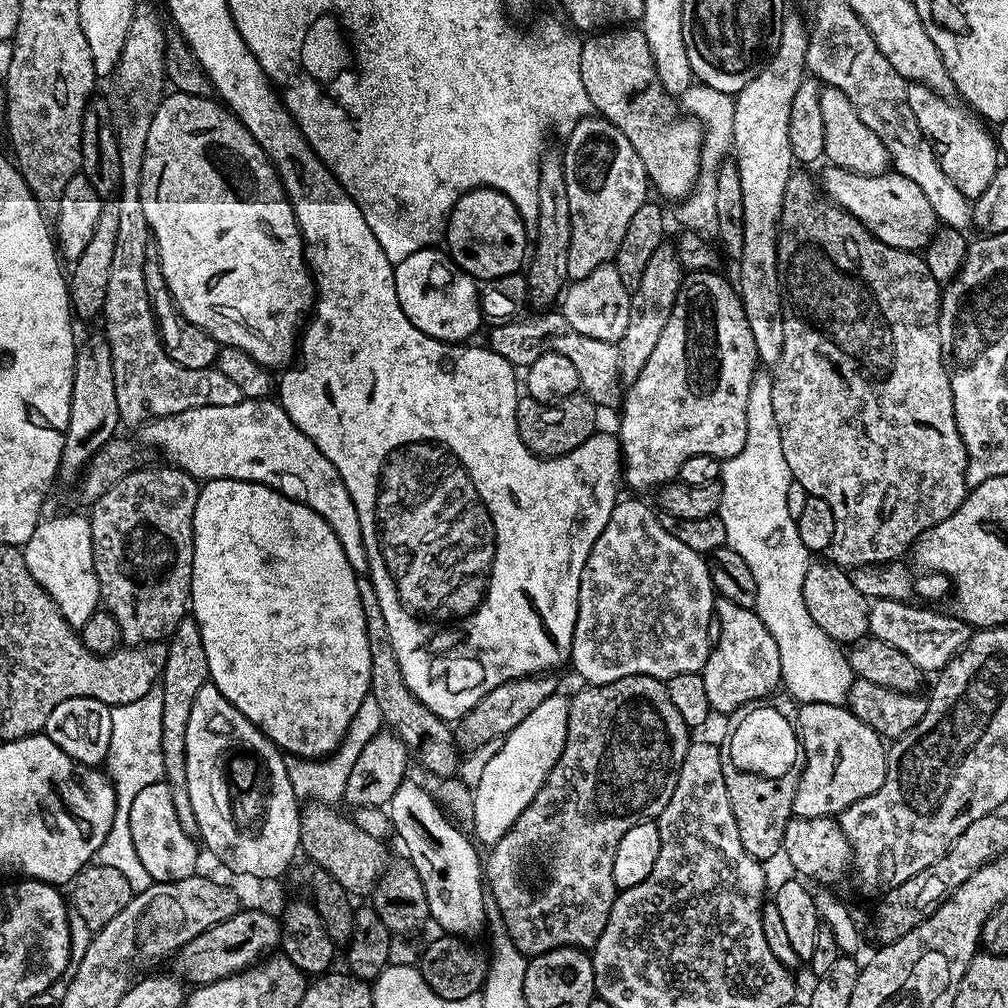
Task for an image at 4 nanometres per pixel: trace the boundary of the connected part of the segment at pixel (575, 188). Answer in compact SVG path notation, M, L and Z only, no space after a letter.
M592 114L567 133L562 151L566 194L570 198L570 250L566 258L569 281L594 274L603 264L615 261L630 218L649 199L650 183L638 151L621 128Z

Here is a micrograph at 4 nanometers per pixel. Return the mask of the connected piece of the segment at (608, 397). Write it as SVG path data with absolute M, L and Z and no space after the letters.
M548 310L543 314L536 315L540 316L532 316L529 320L517 318L493 327L496 329L489 334L488 340L486 340L487 347L500 354L502 358L506 358L513 366L533 364L539 356L547 352L550 354L562 354L562 358L567 358L574 366L574 370L578 370L578 382L580 383L580 392L583 395L587 396L597 406L614 403L616 400L616 384L618 385L620 380L620 363L618 362L616 344L602 342L598 338L589 338L586 334L578 334L578 330L574 330L574 326L570 326L570 322L566 322L563 311Z

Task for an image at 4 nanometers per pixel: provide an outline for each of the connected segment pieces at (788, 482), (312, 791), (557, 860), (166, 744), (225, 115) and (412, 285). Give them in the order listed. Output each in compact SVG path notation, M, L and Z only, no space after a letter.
M757 371L750 386L750 398L746 398L746 446L742 446L738 454L720 465L718 482L722 486L722 502L718 515L722 526L726 526L727 547L734 549L745 560L746 566L750 566L750 574L754 574L754 582L758 582L754 611L762 618L766 630L770 630L774 642L778 642L783 691L788 691L785 693L800 704L826 702L843 705L854 679L852 668L848 665L845 651L829 638L826 630L822 630L814 618L810 618L810 610L806 610L806 598L802 598L810 553L798 534L794 508L788 505L788 491L794 488L794 481L786 466L786 454L782 454L782 438L778 434L778 421L774 418L772 376L764 372L767 371Z
M371 694L364 696L358 713L351 720L351 726L344 735L343 742L336 751L328 757L313 760L305 757L298 757L286 754L286 772L289 775L290 784L292 785L297 799L308 802L326 803L335 805L339 803L345 794L347 779L354 770L354 765L358 762L358 757L362 754L362 749L383 729L384 723L381 718L381 711L378 702L375 701Z
M627 676L626 678L618 678L618 682L610 682L609 684L589 684L581 687L581 692L574 695L568 701L568 741L562 750L562 754L558 758L558 762L550 770L550 774L546 778L546 782L538 790L538 794L534 798L534 802L530 802L530 806L526 806L526 810L522 810L522 814L518 814L518 818L514 822L514 826L510 826L510 830L506 830L506 834L502 834L502 838L498 838L498 842L491 845L489 856L486 856L486 888L490 893L490 900L496 903L496 908L500 911L500 916L504 919L503 931L514 942L514 946L522 955L526 957L541 956L544 952L549 952L555 948L583 948L591 950L596 947L598 938L602 934L602 930L606 930L606 922L610 918L610 910L613 902L616 901L618 889L614 882L614 854L618 850L618 842L622 842L622 834L626 834L626 830L630 830L630 826L634 826L640 820L656 820L660 812L670 802L670 798L674 794L674 786L678 782L678 774L682 762L686 758L686 750L690 743L690 730L686 726L686 722L682 722L682 718L678 715L678 709L674 707L674 702L670 702L670 694L668 693L668 685L665 681L656 680L653 676Z
M185 618L178 622L178 626L168 637L168 653L166 654L166 666L164 673L160 675L158 685L162 690L163 709L162 709L162 757L165 759L164 777L168 788L174 798L174 810L178 810L178 822L182 822L182 830L189 834L197 831L196 819L194 818L194 809L190 807L190 794L186 790L186 722L190 722L190 710L194 706L194 697L198 695L198 690L209 683L208 663L206 662L206 646L202 646L202 634L196 621L191 618Z
M178 91L165 95L156 108L156 113L152 115L150 130L146 138L140 197L142 198L142 214L146 214L151 239L158 246L160 269L166 278L166 286L170 290L176 309L191 324L206 330L206 334L213 336L217 344L242 350L250 354L254 362L258 362L269 370L277 370L276 368L280 367L283 369L289 363L287 360L297 355L298 337L302 332L300 316L307 317L313 307L314 280L304 257L304 239L300 237L300 228L296 225L296 217L292 214L292 201L284 194L276 167L268 161L268 156L260 148L260 143L248 133L246 126L242 126L242 122L231 115L223 103L215 99L206 96L191 96Z
M436 246L423 248L395 265L394 286L402 314L406 314L406 318L410 318L410 322L422 330L422 334L435 340L471 341L472 335L482 325L480 289L477 281L463 272L447 251L440 249L439 252L438 249Z

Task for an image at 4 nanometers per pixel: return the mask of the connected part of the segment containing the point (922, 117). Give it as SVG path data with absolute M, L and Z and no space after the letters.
M909 83L908 94L910 108L921 127L922 134L933 146L942 170L946 177L950 178L954 186L966 197L975 198L990 186L990 178L994 178L998 167L998 144L992 136L983 128L985 125L967 107L953 101L946 96L940 96L934 90L930 90L925 84Z

